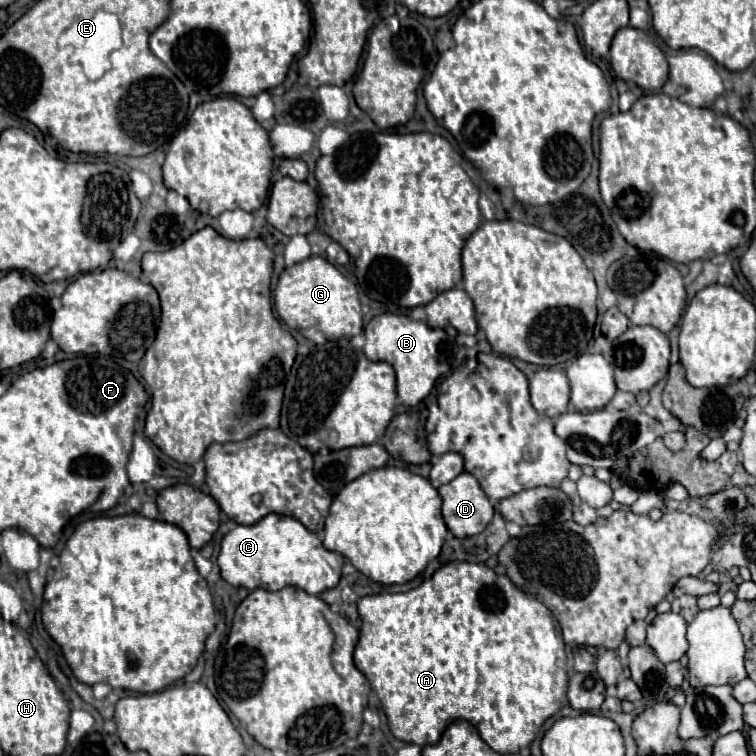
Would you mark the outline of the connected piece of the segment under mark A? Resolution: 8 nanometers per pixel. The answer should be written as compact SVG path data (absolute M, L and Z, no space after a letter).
M467 561L443 565L441 569L435 571L433 578L425 580L419 587L415 587L415 589L399 593L381 593L381 595L367 595L367 597L363 597L359 601L359 615L363 619L363 627L361 627L359 643L357 643L355 653L353 653L355 667L369 679L371 688L377 696L379 695L378 698L381 701L380 707L383 707L382 711L385 711L385 715L387 715L391 733L397 739L405 741L405 743L415 743L415 745L421 745L421 747L429 745L429 743L437 743L441 739L443 731L453 721L465 719L473 727L479 729L483 741L493 751L497 751L497 753L519 753L521 749L525 749L525 747L531 745L531 741L539 733L541 725L551 715L555 715L561 707L566 705L569 675L567 675L567 669L565 669L565 641L561 639L561 633L557 631L555 617L551 617L551 613L547 613L547 607L541 601L537 601L533 595L517 589L515 583L507 575L497 575L487 565L467 563Z

